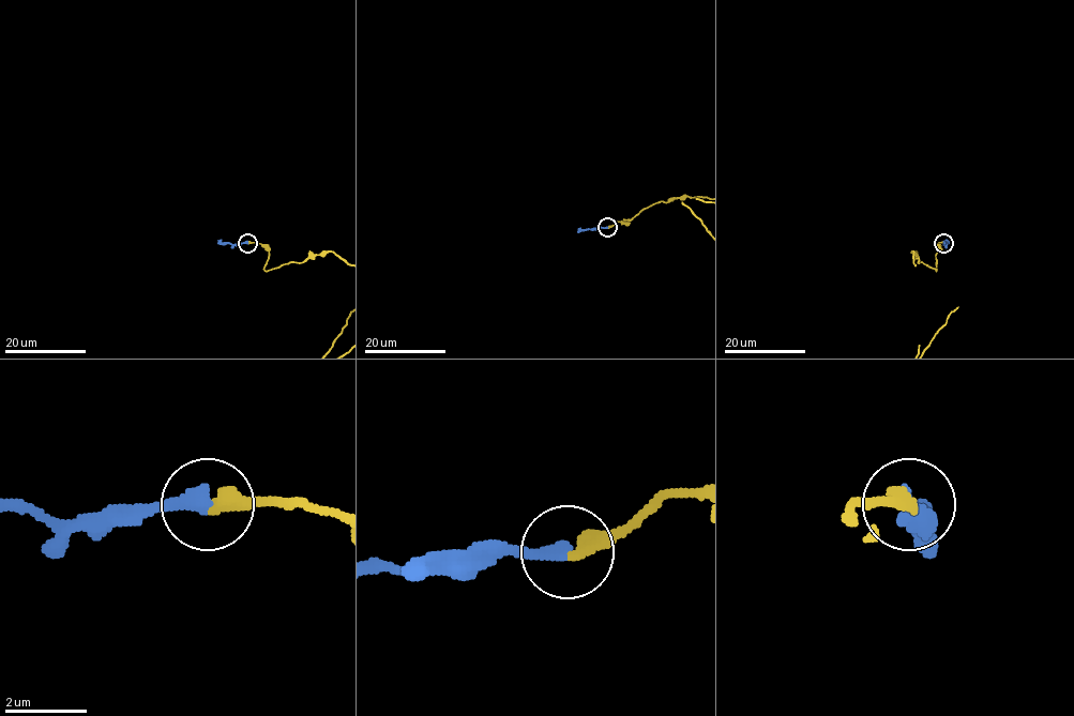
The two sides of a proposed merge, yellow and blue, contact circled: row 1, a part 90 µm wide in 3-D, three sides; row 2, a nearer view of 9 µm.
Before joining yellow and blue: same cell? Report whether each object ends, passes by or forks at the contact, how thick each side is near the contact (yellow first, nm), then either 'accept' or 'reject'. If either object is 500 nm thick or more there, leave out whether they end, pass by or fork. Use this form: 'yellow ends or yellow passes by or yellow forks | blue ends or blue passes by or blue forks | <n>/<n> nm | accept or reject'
yellow ends | blue ends | 400/360 nm | accept

